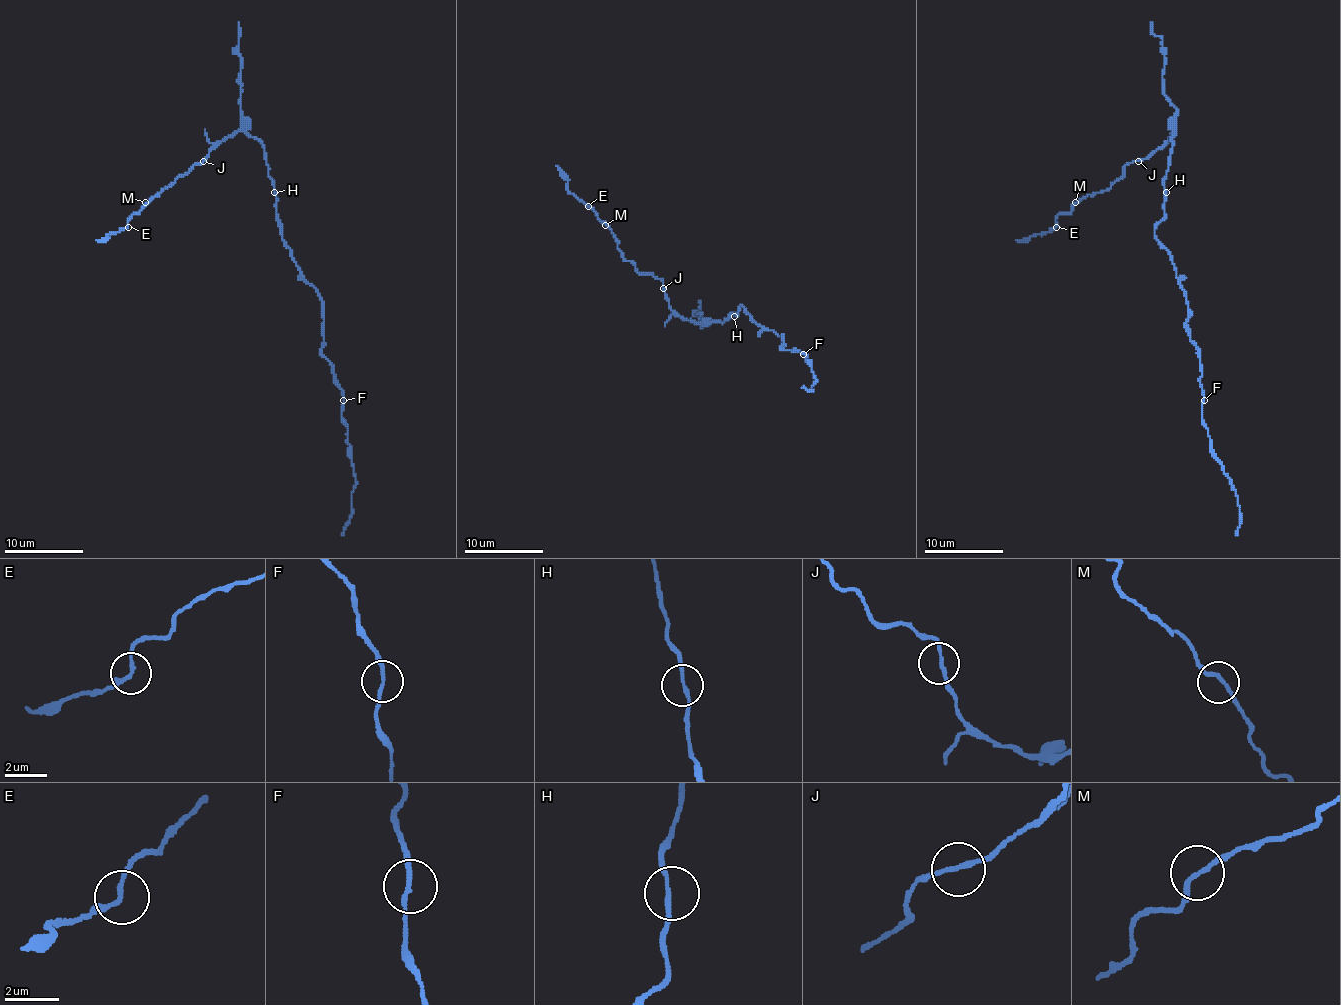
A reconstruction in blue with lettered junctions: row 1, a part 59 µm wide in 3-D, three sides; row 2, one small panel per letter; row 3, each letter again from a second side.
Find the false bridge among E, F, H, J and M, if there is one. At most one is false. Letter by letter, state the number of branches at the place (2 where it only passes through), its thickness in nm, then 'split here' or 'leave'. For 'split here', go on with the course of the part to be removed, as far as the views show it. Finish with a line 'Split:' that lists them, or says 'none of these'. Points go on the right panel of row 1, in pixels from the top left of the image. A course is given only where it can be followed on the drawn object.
E: 2 branches meet; 150 nm thick; leave
F: 2 branches meet; 160 nm thick; leave
H: 2 branches meet; 150 nm thick; leave
J: 2 branches meet; 150 nm thick; leave
M: 2 branches meet; 170 nm thick; leave
Split: none of these

